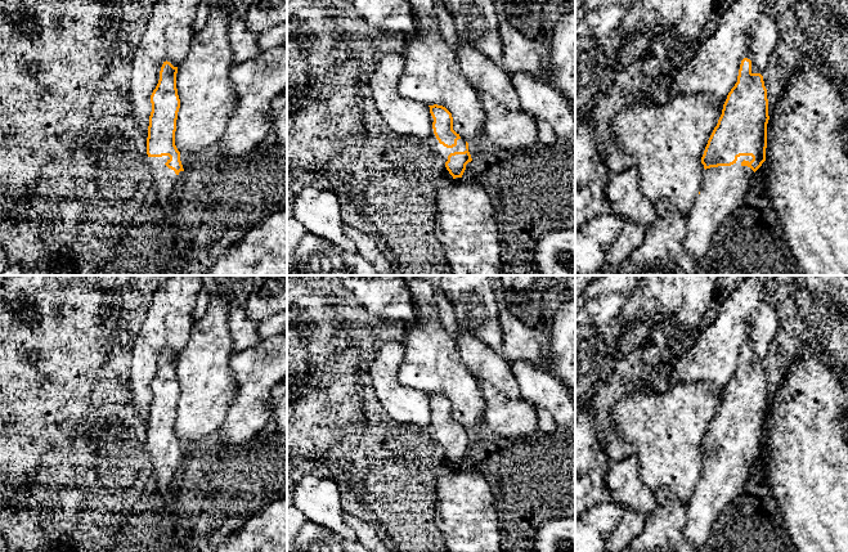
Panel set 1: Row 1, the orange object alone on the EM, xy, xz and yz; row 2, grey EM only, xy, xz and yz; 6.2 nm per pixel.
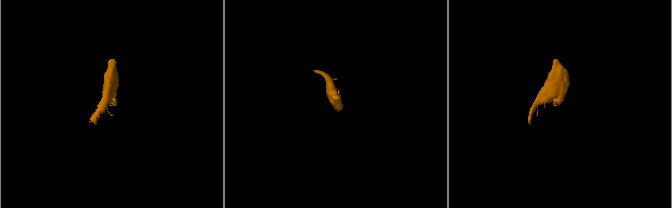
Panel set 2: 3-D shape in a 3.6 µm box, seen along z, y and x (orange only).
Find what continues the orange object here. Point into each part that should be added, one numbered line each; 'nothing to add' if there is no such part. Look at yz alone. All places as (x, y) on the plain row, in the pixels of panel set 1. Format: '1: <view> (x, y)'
1: yz (722, 478)

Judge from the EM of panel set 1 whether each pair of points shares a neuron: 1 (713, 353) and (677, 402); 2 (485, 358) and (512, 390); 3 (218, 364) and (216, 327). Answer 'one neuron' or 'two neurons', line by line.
1: two neurons
2: one neuron
3: one neuron

